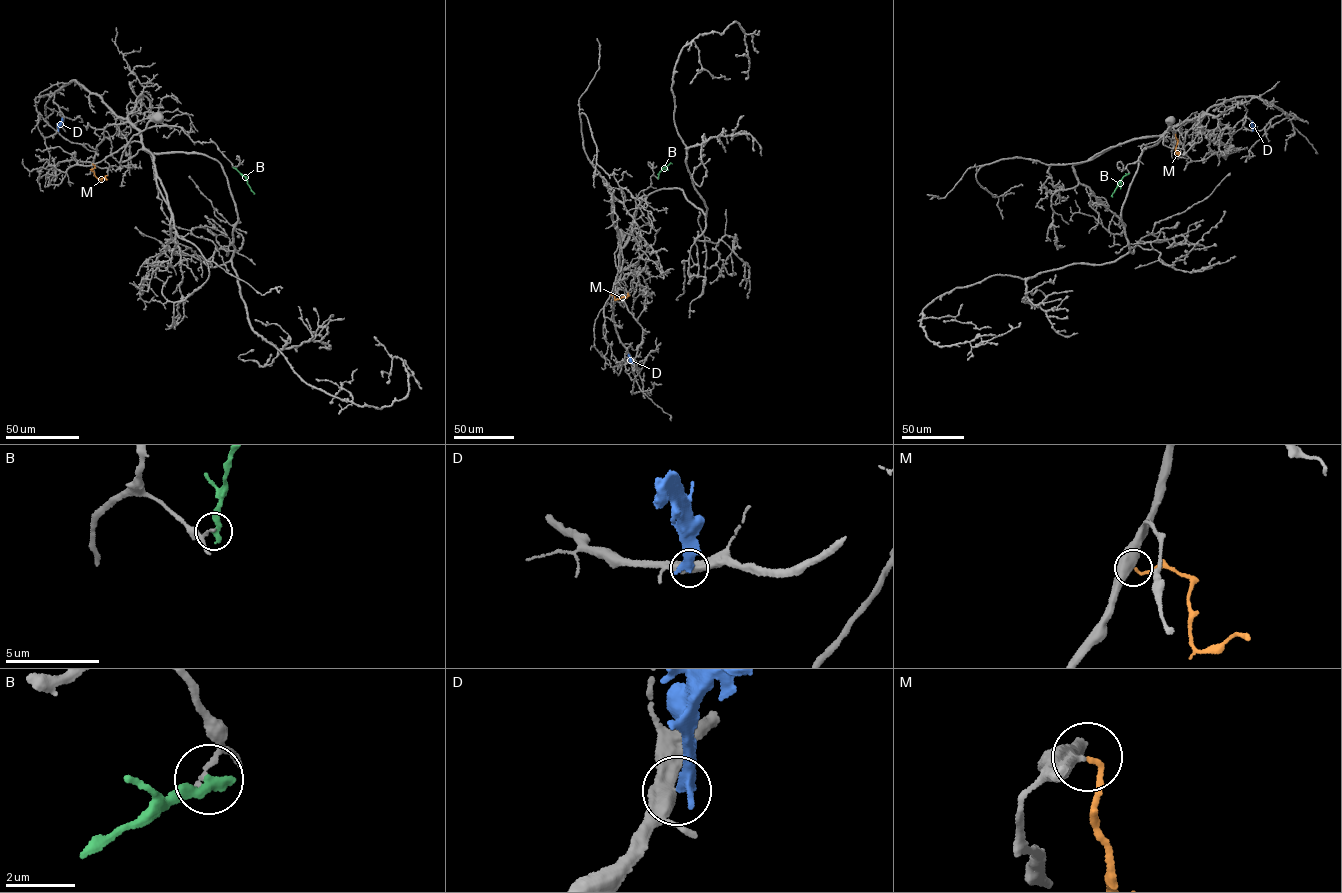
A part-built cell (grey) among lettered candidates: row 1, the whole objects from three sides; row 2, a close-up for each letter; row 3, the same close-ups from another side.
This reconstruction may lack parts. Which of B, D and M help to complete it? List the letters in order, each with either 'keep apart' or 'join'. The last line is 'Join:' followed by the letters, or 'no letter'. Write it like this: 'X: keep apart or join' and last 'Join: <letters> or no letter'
B: keep apart
D: keep apart
M: join
Join: M

